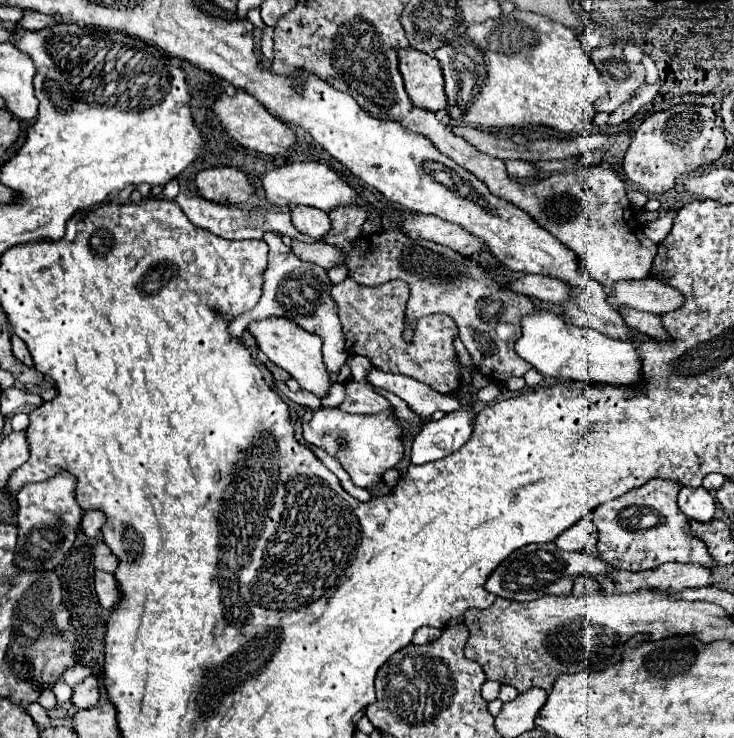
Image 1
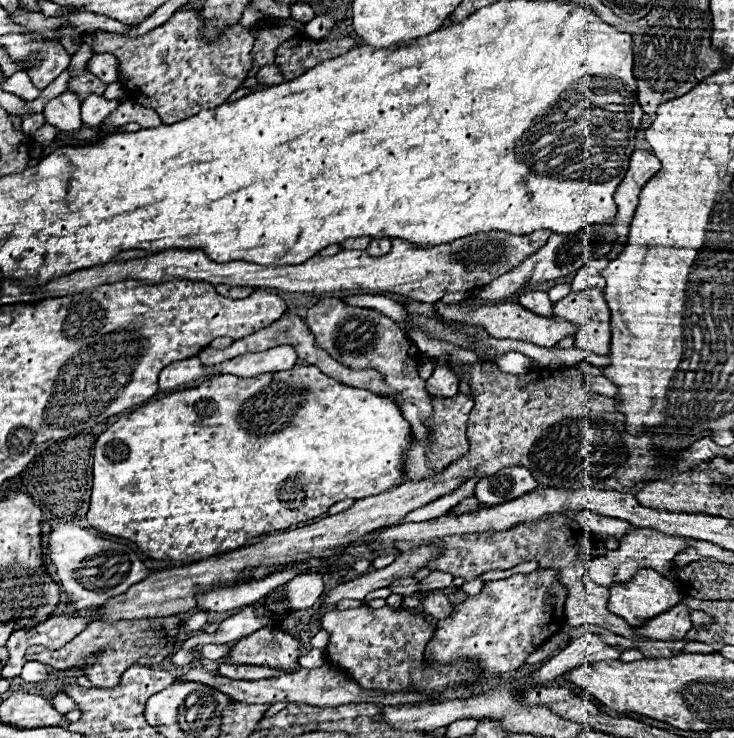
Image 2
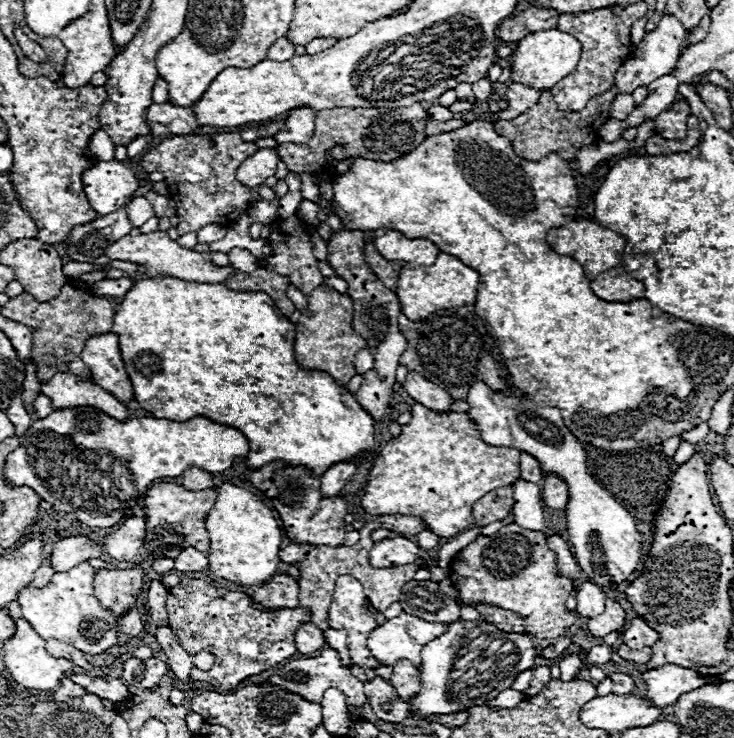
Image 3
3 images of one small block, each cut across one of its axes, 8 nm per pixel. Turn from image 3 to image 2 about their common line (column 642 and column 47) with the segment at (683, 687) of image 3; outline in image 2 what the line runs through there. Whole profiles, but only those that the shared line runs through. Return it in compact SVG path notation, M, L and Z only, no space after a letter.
M30 660L30 662L24 664L20 678L22 678L24 682L44 682L44 680L50 678L50 674L48 674L48 670L46 670L46 664L40 664L40 662L36 662L36 660Z

